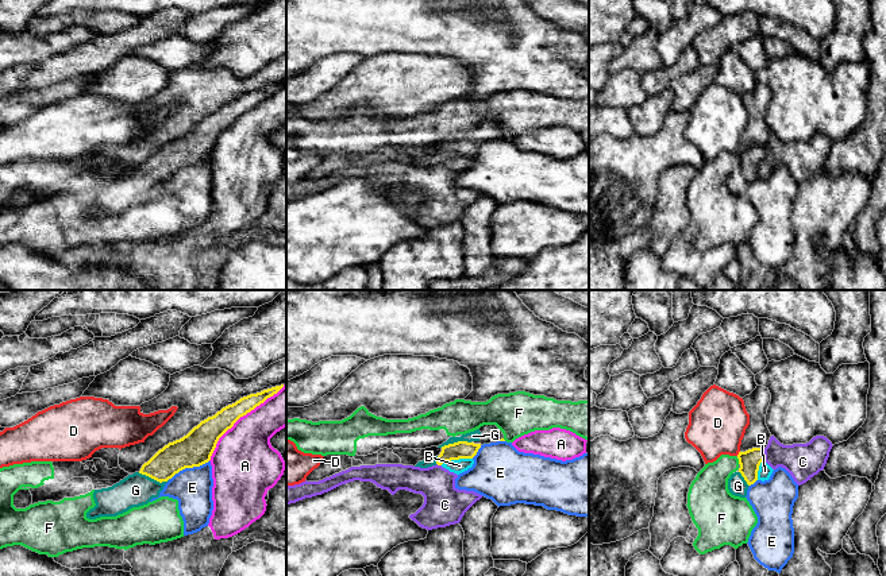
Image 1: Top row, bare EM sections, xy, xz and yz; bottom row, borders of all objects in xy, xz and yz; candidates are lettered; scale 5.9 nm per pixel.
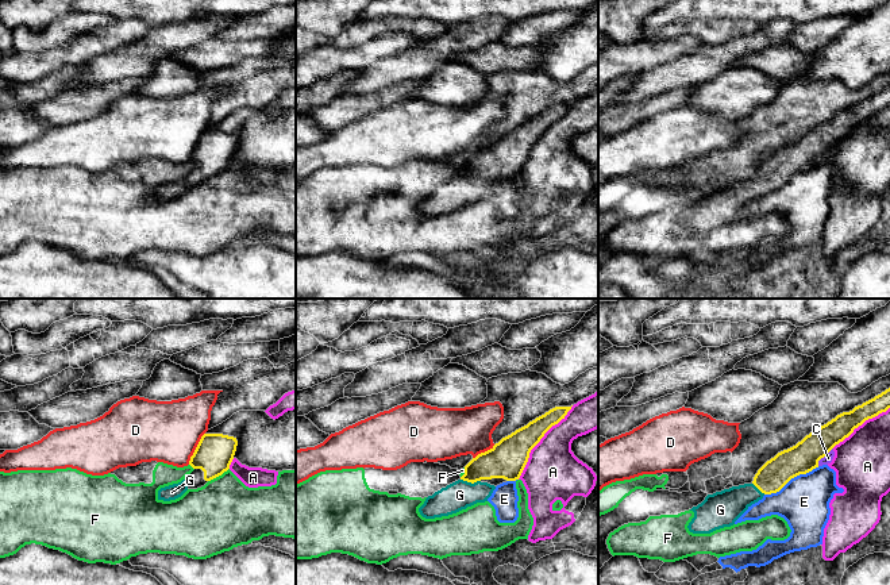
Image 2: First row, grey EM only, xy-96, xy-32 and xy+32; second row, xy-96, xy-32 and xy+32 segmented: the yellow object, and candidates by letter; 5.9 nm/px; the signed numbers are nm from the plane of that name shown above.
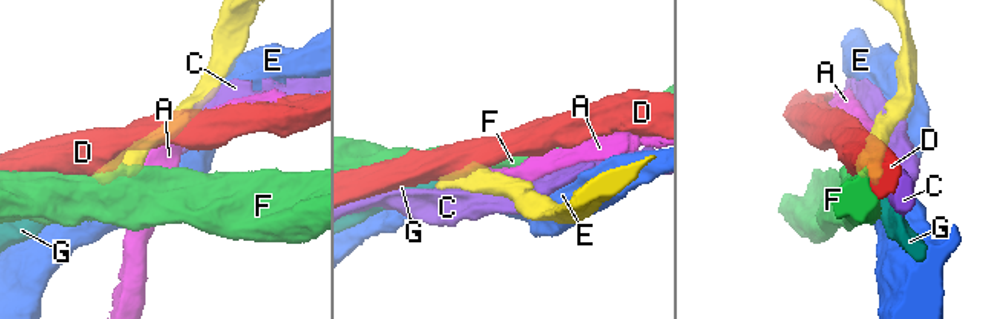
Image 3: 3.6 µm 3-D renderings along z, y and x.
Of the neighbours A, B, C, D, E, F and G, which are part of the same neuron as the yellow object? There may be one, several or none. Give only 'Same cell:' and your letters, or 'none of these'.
Same cell: G

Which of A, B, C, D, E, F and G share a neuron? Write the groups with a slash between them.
A / B C / D / E / F / G

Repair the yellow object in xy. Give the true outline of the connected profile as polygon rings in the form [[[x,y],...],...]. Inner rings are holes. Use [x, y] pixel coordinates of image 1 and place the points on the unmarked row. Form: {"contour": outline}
{"contour": [[[284,82],[250,92],[223,105],[215,113],[201,119],[182,136],[159,147],[142,163],[139,170],[128,173],[112,185],[95,188],[96,204],[86,210],[86,216],[116,214],[158,196],[165,182],[176,171],[208,161],[219,136],[240,115],[277,92],[282,85]]]}

